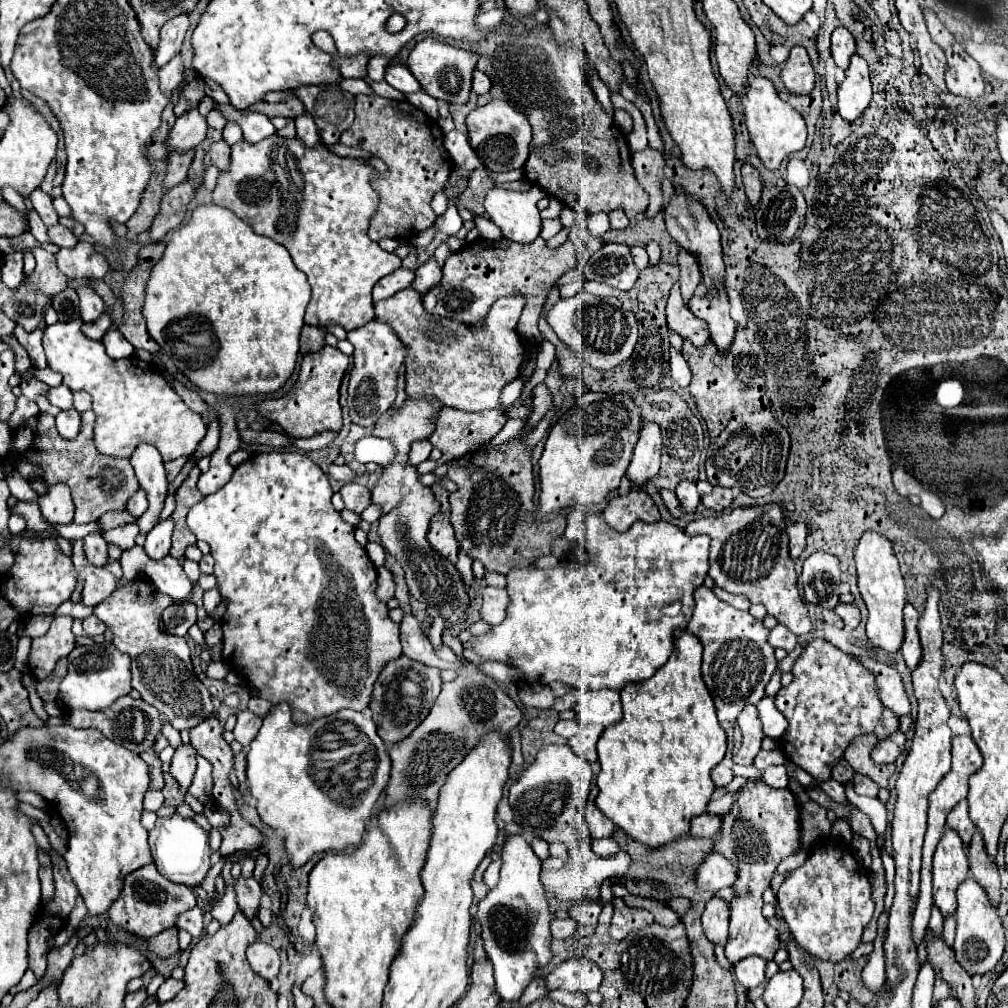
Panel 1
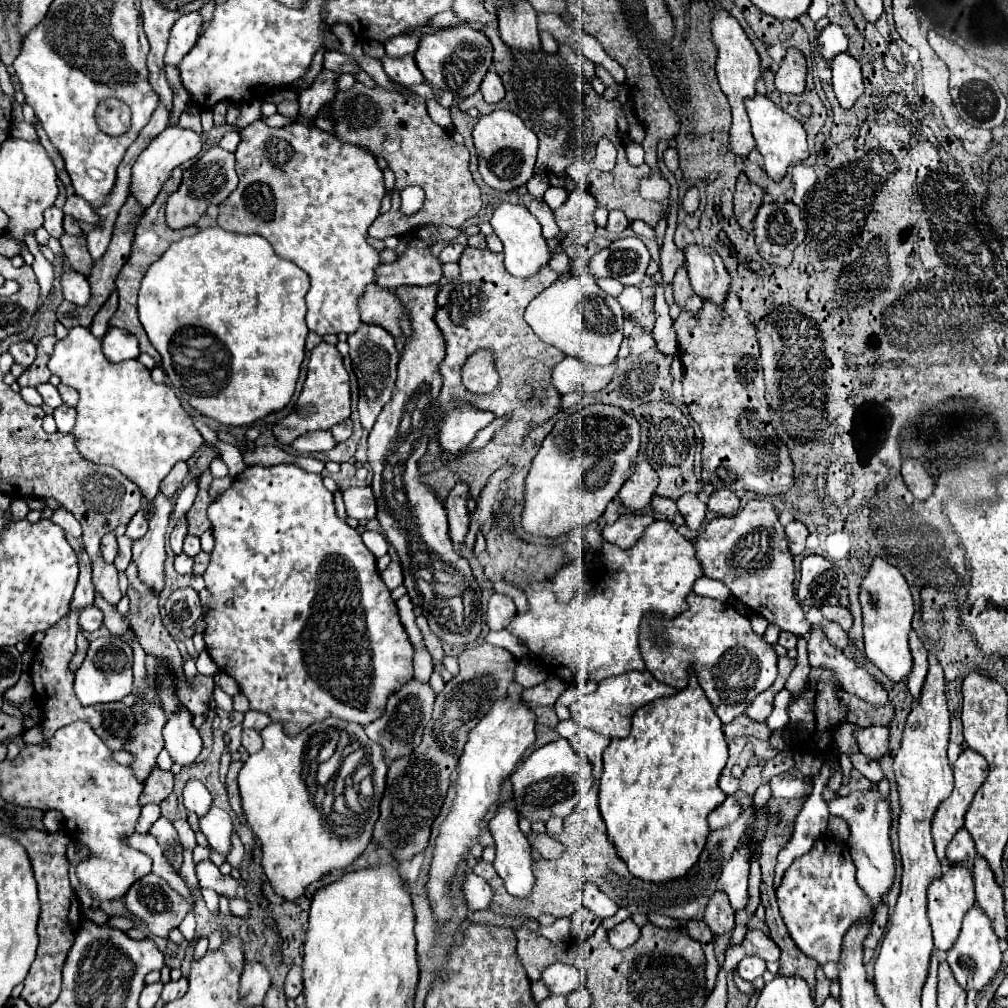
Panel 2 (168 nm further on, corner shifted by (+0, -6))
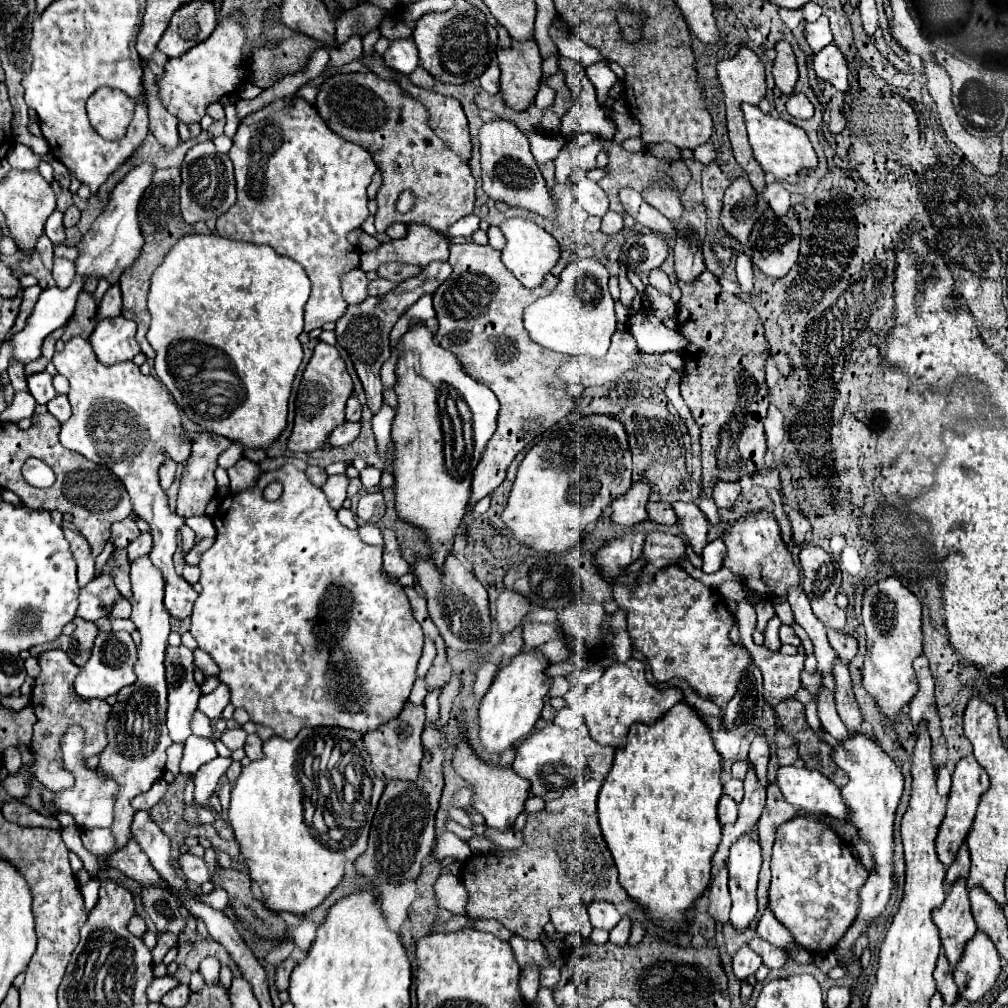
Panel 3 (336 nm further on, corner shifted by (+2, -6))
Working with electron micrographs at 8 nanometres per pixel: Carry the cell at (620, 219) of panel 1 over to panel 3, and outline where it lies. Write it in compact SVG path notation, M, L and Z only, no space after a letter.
M608 210L608 212L604 214L604 218L602 218L602 228L600 228L600 232L612 236L612 234L618 234L618 232L622 232L622 230L624 230L622 216L616 214L616 212L612 212L612 210Z

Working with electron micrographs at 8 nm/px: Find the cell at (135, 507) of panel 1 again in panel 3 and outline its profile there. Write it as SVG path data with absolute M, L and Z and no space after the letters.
M142 532L142 536L138 536L136 542L132 542L128 546L128 558L130 558L130 562L134 562L136 558L150 556L150 550L152 550L152 536Z

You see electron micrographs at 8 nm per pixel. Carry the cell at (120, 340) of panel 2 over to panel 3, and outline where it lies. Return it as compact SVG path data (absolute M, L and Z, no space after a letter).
M116 316L98 320L88 340L98 360L104 366L112 366L116 362L132 360L136 354L140 354L140 346L134 336L136 336L136 324L124 316Z

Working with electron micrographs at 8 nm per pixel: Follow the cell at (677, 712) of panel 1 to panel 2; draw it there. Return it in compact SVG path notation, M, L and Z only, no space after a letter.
M690 670L688 672L688 686L684 690L678 690L676 694L672 696L664 696L660 700L654 700L642 708L638 708L634 714L632 714L632 730L626 738L614 738L610 740L610 744L606 746L606 752L604 752L604 772L602 772L602 778L600 778L600 814L606 822L606 828L608 828L608 836L612 840L612 844L618 848L618 856L626 862L626 866L630 868L630 872L634 876L640 876L642 880L648 880L648 882L666 882L670 878L678 878L678 876L684 876L692 864L698 860L700 852L704 850L704 844L706 844L706 836L708 836L708 822L706 822L706 816L718 806L724 802L726 794L718 788L718 776L722 772L722 768L726 766L726 760L728 760L728 744L724 740L724 734L722 734L722 722L718 720L716 712L712 710L712 704L706 700L706 694L702 692L698 680L694 678L696 674Z

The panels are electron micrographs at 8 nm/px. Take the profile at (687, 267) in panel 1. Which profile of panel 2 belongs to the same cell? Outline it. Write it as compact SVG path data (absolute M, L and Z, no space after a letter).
M678 226L678 228L676 228L674 242L676 242L676 246L678 246L680 250L684 250L684 248L688 248L690 244L694 244L694 236L692 236L692 232L690 232L686 226Z

